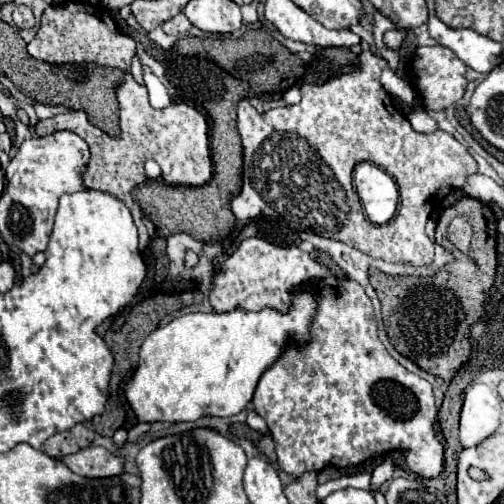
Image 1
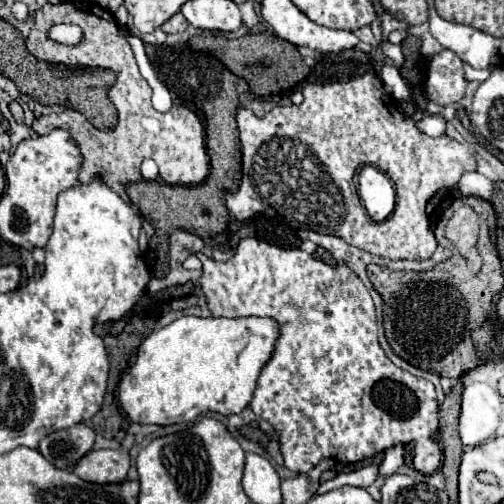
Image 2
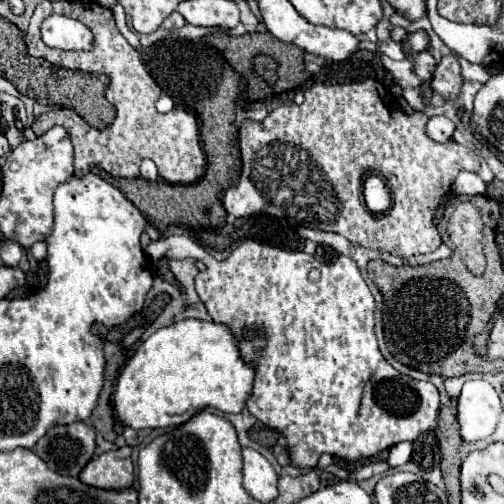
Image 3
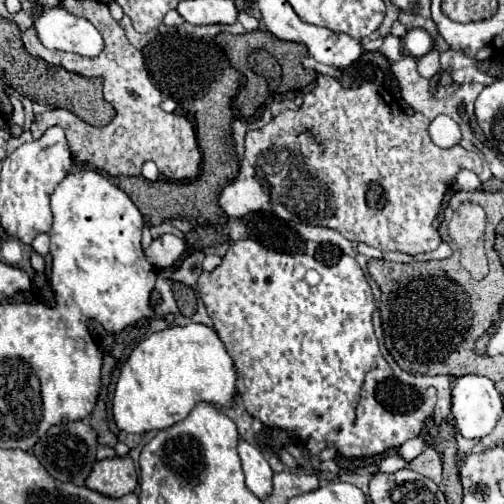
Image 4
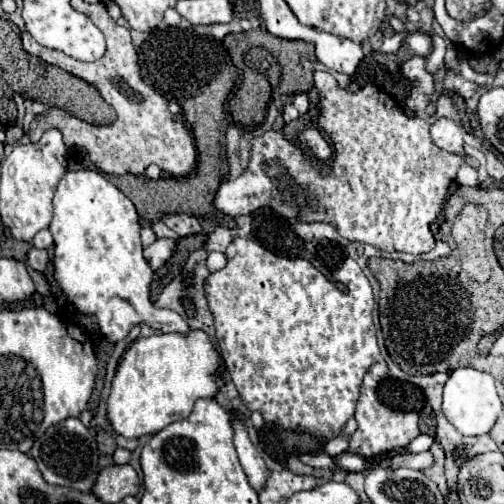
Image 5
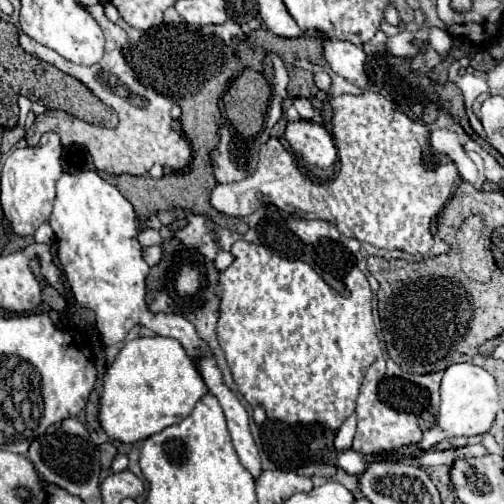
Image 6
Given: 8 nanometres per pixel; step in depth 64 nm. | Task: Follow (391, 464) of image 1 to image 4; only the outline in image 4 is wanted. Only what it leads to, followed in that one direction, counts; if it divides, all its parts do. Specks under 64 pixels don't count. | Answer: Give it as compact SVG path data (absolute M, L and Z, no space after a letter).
M422 436L418 438L412 438L408 442L404 442L400 448L398 448L398 454L404 458L404 460L414 460L416 456L420 456L424 450L426 450L426 440Z

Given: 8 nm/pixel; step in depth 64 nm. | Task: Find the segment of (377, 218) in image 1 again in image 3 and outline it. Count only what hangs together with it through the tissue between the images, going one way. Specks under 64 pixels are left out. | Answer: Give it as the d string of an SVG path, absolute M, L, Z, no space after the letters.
M368 176L364 180L364 198L366 198L366 206L374 214L390 208L390 194L388 194L388 188L380 176Z

